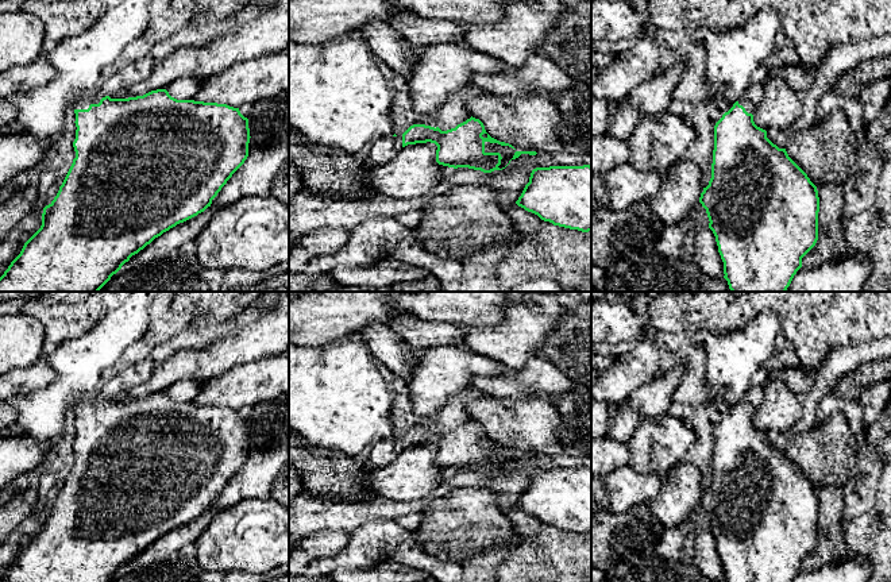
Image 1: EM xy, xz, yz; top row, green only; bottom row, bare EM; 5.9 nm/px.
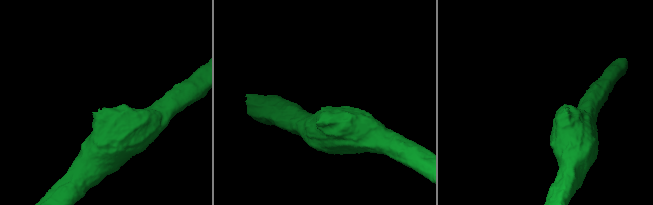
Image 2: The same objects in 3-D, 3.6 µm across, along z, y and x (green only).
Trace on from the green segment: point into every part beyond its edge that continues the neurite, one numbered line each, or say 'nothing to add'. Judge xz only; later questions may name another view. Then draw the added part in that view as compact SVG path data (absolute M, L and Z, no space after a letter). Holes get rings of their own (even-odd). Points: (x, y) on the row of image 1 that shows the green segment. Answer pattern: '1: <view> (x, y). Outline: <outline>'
1: xz (385, 149). Outline: M402 135L383 136L374 142L374 146L366 158L369 165L385 165L390 162L402 149Z

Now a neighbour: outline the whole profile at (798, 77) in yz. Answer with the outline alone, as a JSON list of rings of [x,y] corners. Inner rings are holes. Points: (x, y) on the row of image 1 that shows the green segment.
[[[799,62],[782,66],[774,70],[774,74],[783,78],[796,95],[806,90],[814,80],[814,69],[803,66]]]

